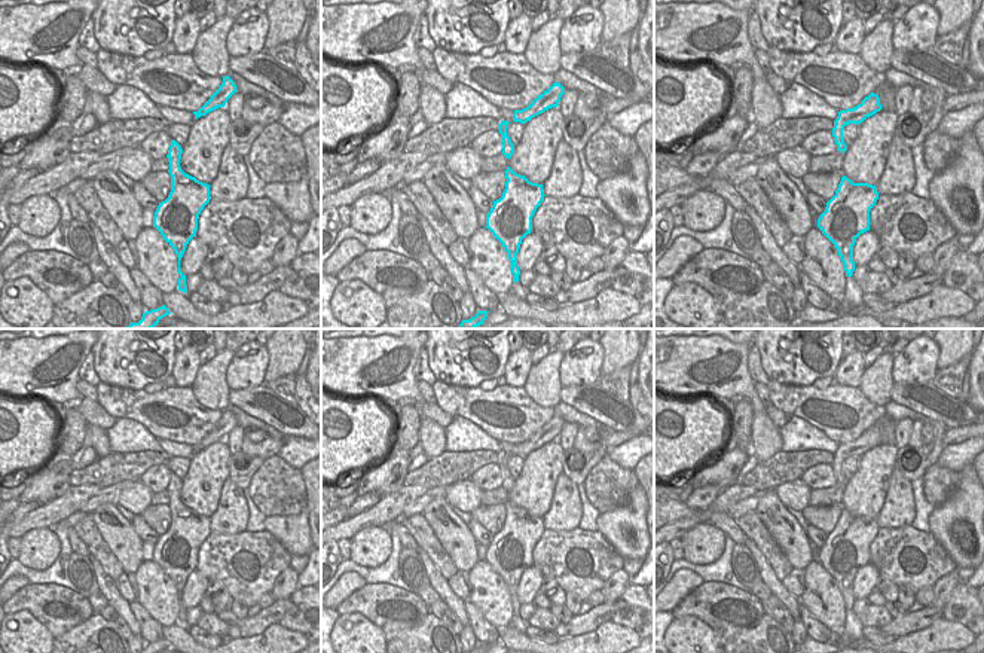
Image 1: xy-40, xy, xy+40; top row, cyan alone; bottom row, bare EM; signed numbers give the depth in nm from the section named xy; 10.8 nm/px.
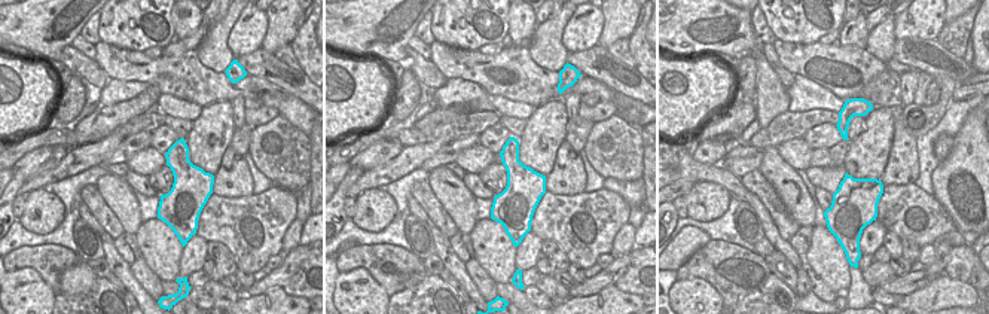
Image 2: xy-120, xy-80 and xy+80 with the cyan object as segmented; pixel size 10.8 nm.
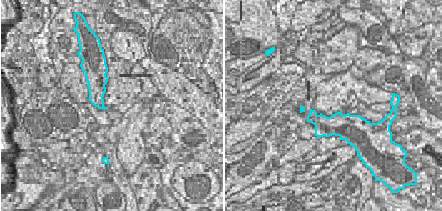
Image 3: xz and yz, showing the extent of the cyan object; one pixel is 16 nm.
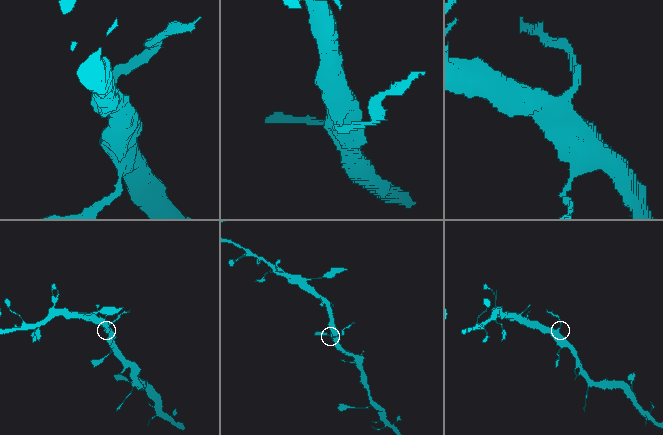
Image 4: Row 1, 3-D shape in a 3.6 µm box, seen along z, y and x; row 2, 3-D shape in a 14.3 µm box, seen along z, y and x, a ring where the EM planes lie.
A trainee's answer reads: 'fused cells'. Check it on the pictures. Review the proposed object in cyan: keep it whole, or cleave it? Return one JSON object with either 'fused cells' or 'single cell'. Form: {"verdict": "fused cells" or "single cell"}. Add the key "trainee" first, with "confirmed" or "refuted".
{"trainee": "confirmed", "verdict": "fused cells"}

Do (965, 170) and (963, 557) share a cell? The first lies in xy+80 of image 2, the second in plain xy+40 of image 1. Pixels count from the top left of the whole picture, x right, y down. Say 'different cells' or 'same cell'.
same cell

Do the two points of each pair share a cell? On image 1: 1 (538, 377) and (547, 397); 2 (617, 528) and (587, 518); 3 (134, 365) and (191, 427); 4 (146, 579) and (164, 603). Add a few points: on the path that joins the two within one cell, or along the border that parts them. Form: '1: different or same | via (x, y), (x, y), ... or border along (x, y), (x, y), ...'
1: same | via (543, 381), (546, 393)
2: different | border along (599, 513), (596, 530)
3: different | border along (107, 383), (116, 387), (141, 390)
4: same | via (152, 585), (159, 597)

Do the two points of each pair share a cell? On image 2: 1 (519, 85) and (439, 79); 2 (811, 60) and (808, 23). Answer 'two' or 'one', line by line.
1: two
2: two

